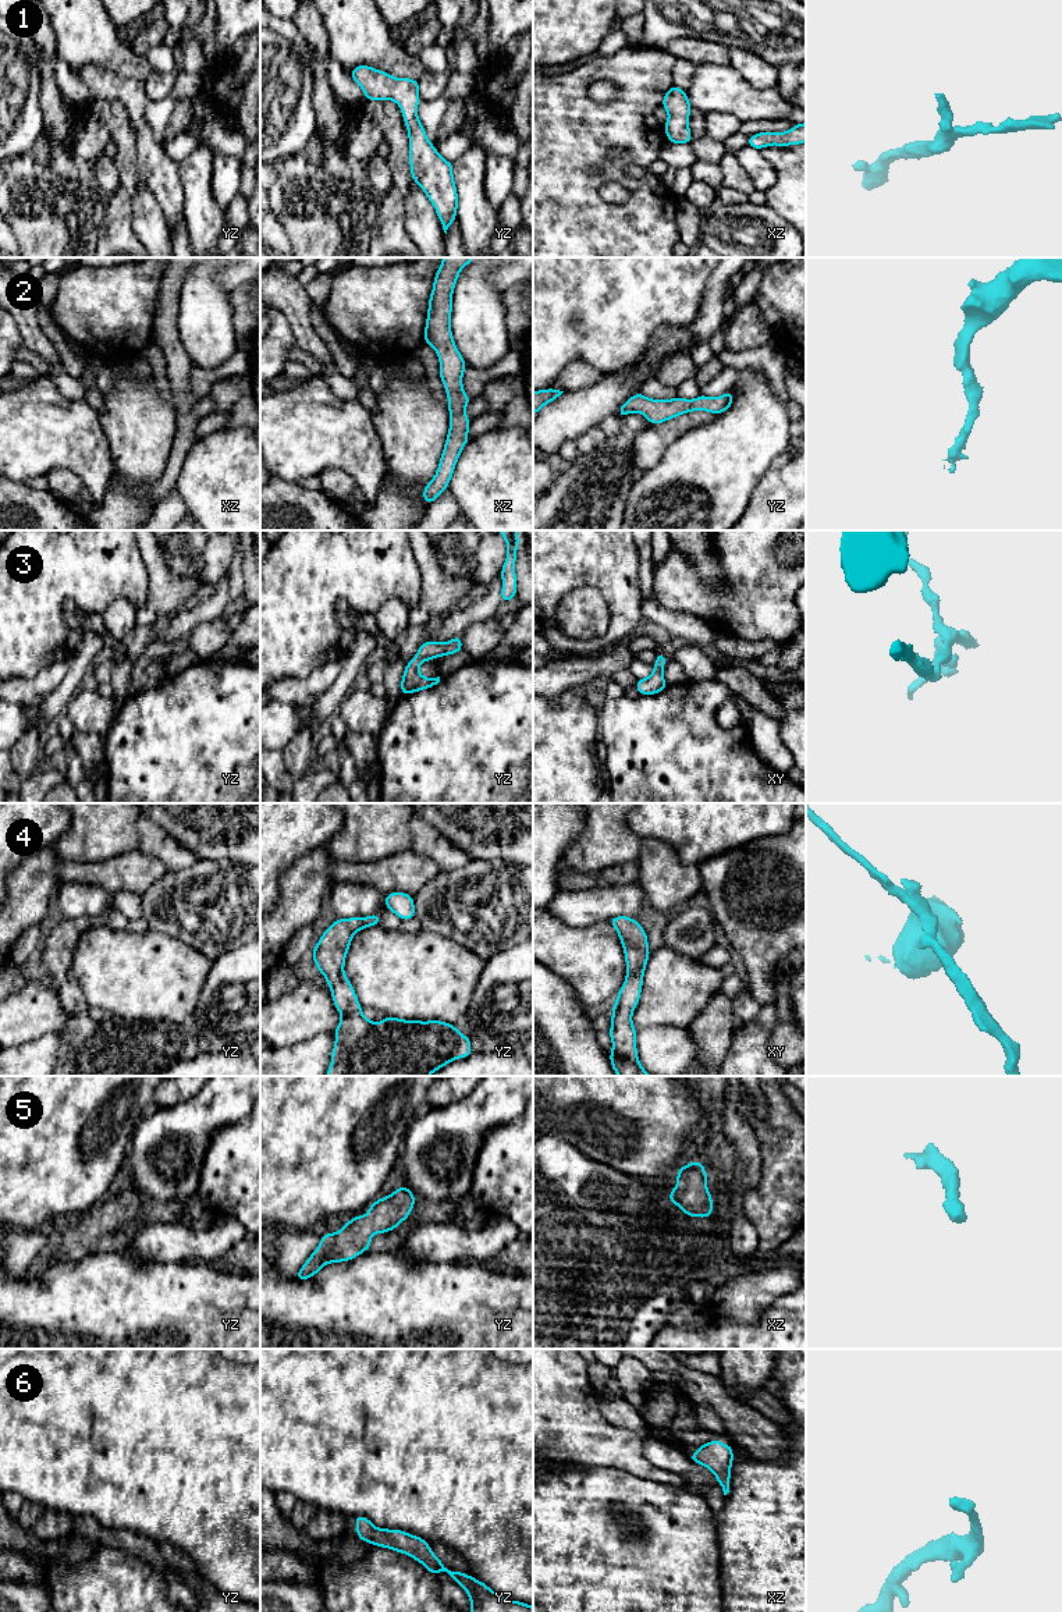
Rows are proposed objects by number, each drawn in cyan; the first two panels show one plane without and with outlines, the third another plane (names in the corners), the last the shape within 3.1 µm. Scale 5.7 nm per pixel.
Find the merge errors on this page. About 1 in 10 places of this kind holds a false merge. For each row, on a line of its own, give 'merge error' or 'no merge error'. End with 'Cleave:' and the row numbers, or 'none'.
1: no merge error
2: no merge error
3: no merge error
4: no merge error
5: no merge error
6: no merge error
Cleave: none

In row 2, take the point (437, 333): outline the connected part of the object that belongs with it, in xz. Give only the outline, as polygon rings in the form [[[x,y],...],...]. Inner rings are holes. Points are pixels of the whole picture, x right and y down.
[[[443,258],[437,269],[429,299],[425,342],[433,347],[440,361],[440,379],[448,395],[450,430],[437,472],[425,486],[423,500],[429,505],[448,487],[457,461],[469,441],[470,419],[465,406],[472,401],[462,386],[466,363],[459,354],[451,333],[452,292],[461,270],[475,258]]]

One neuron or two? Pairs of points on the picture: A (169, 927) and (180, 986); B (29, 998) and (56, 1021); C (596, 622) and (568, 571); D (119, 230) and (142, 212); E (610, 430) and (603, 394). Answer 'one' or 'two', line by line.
A: two
B: one
C: two
D: two
E: two

